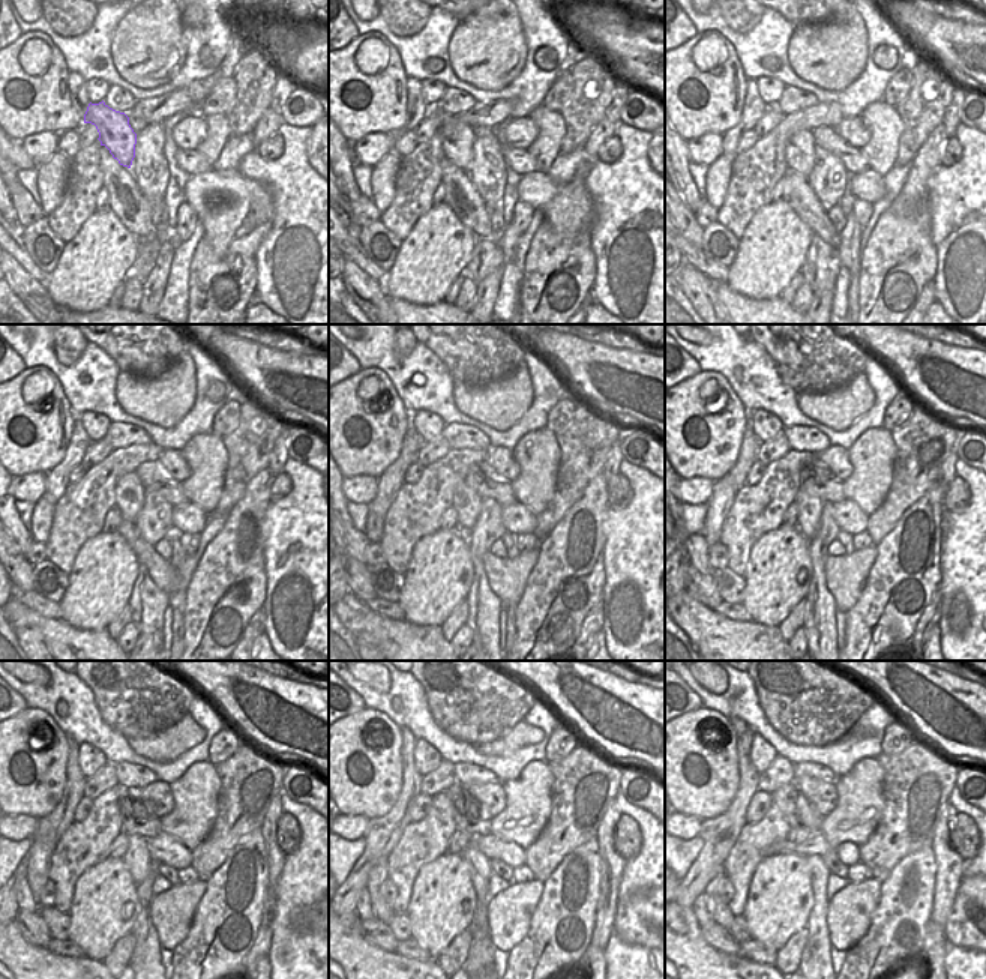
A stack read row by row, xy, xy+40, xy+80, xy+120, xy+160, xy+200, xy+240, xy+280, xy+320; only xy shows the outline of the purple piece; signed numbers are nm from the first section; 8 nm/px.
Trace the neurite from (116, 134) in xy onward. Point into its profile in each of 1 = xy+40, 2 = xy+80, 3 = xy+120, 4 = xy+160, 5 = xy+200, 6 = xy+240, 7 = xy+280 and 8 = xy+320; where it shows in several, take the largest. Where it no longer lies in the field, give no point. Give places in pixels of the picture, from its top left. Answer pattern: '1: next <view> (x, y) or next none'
1: next xy+40 (458, 138)
2: next xy+80 (800, 150)
3: next xy+120 (128, 496)
4: next xy+160 (465, 500)
5: next xy+200 (809, 508)
6: next xy+240 (137, 858)
7: next xy+280 (482, 952)
8: next xy+320 (815, 966)

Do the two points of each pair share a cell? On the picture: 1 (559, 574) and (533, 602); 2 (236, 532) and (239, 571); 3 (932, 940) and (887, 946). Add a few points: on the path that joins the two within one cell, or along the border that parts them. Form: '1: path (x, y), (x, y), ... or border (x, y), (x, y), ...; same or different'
1: path (551, 581), (538, 595); same
2: path (236, 541), (236, 562); same
3: border (929, 918), (919, 954); different

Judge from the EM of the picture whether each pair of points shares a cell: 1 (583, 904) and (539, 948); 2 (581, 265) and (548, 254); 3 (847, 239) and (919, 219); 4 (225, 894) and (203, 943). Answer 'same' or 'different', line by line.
1: same
2: same
3: different
4: same

